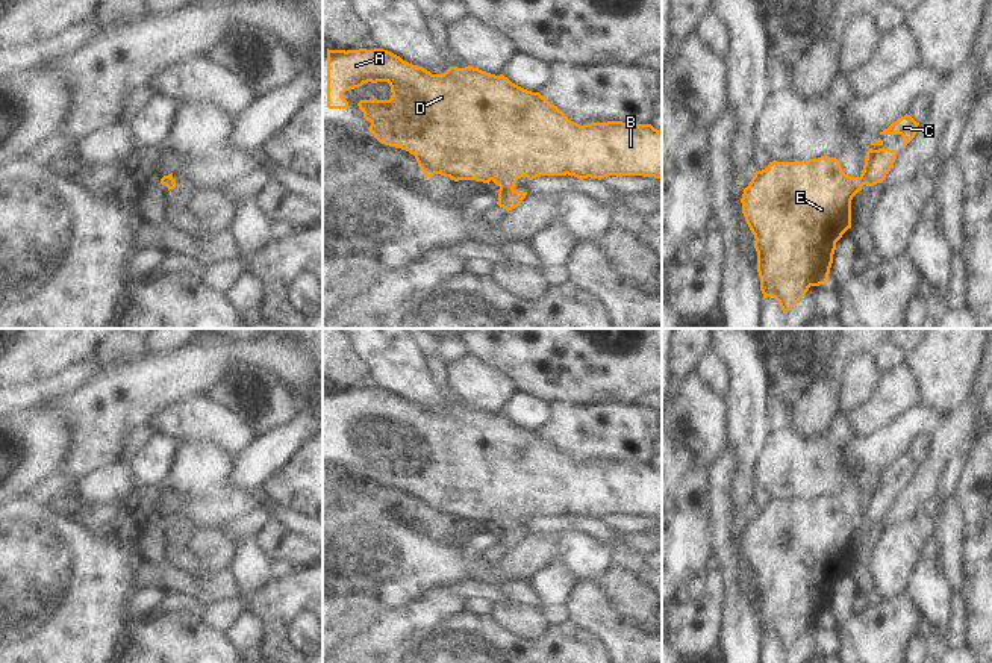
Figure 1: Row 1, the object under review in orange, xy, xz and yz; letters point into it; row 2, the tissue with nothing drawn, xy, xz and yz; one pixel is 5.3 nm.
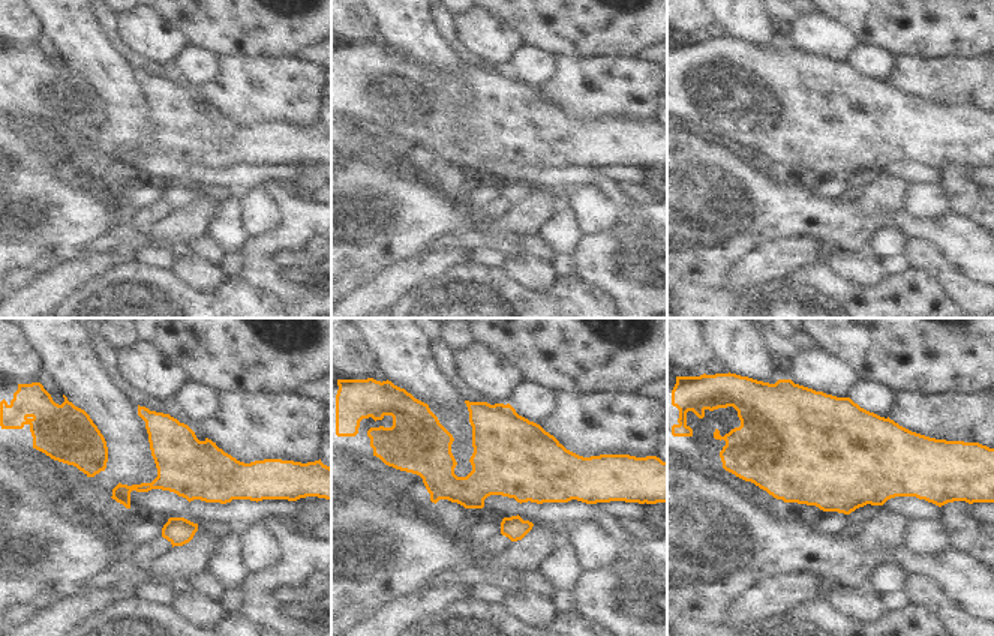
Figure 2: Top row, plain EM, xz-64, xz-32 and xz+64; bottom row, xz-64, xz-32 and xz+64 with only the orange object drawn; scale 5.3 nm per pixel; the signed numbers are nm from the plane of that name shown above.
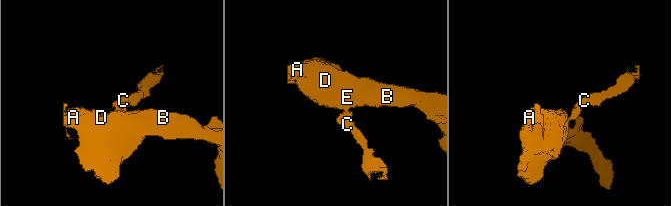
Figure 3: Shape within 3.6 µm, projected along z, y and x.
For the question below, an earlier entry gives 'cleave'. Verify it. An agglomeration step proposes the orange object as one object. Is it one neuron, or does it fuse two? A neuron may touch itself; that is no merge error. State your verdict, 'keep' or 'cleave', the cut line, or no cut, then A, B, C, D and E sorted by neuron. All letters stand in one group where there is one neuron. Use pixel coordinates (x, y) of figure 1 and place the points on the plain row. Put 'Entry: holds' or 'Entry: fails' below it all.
cleave; cut xz (500, 526), (512, 529); groups A B D E / C
Entry: holds

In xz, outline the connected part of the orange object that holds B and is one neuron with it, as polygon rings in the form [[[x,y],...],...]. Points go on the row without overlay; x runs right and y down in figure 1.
[[[327,388],[327,447],[347,448],[345,430],[363,422],[388,421],[389,439],[360,439],[359,448],[371,462],[374,477],[389,486],[401,487],[415,495],[424,518],[435,513],[454,521],[476,519],[513,528],[521,516],[533,519],[539,515],[574,515],[577,518],[604,518],[609,515],[644,515],[662,518],[662,471],[651,463],[622,460],[591,462],[580,465],[571,460],[557,445],[539,431],[527,430],[512,422],[503,413],[495,415],[474,406],[450,406],[444,413],[432,413],[383,388],[329,389]]]

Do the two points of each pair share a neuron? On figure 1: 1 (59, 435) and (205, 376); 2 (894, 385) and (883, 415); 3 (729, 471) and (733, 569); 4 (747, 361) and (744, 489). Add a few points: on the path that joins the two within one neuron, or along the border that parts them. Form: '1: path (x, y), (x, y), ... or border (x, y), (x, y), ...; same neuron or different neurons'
1: border (52, 409), (70, 421), (70, 448), (62, 463); different neurons
2: path (894, 392), (894, 397), (883, 407); same neuron
3: path (723, 495), (723, 533), (726, 545); same neuron
4: path (747, 392), (747, 457); same neuron

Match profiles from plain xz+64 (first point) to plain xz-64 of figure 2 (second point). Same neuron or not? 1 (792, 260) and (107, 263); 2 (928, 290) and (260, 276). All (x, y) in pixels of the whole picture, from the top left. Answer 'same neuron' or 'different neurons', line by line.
1: same neuron
2: different neurons

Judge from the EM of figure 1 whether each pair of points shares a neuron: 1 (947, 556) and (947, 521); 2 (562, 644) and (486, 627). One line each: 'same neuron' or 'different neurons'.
1: same neuron
2: same neuron

